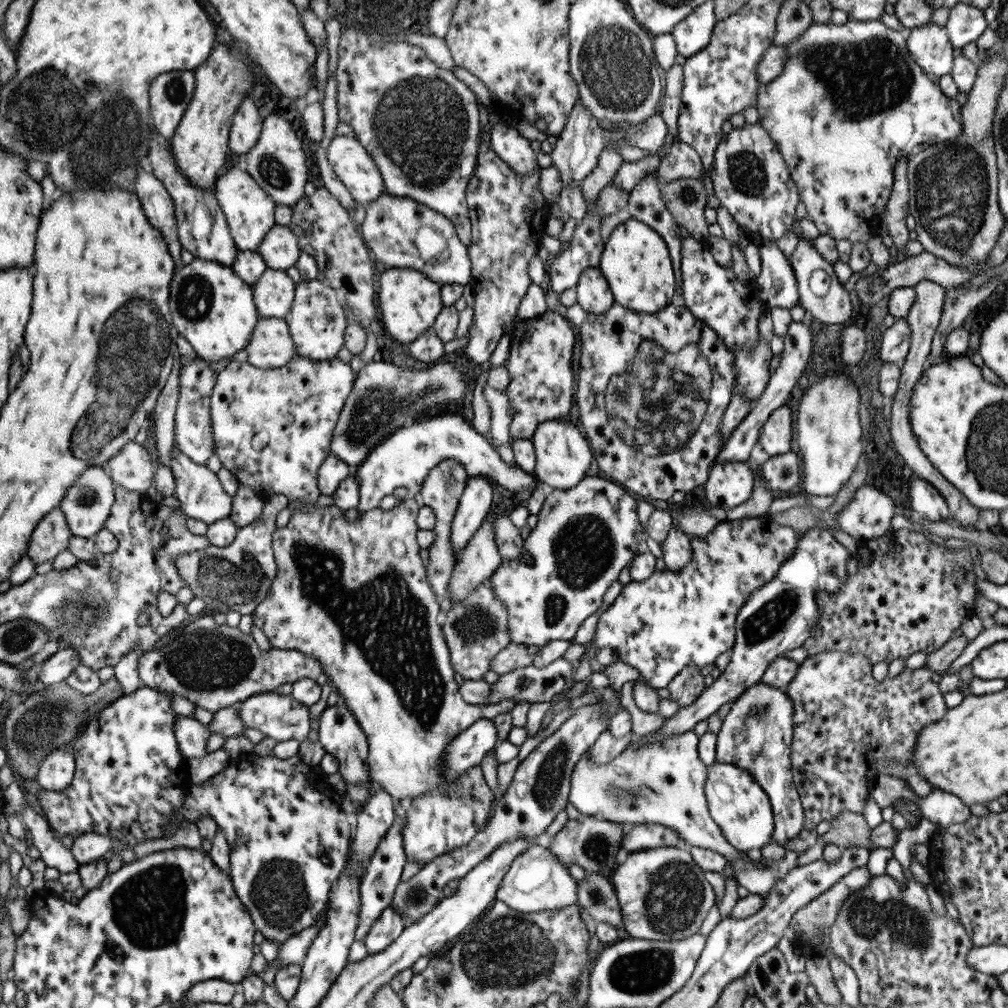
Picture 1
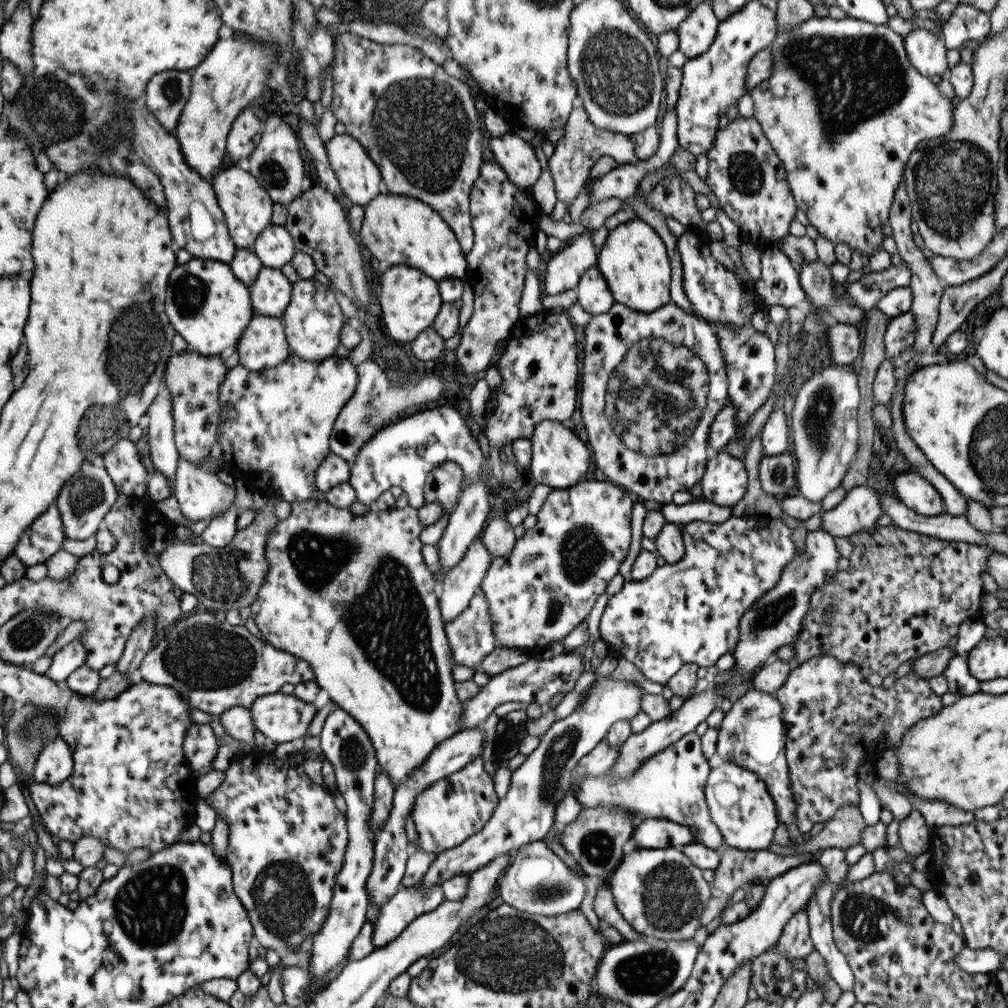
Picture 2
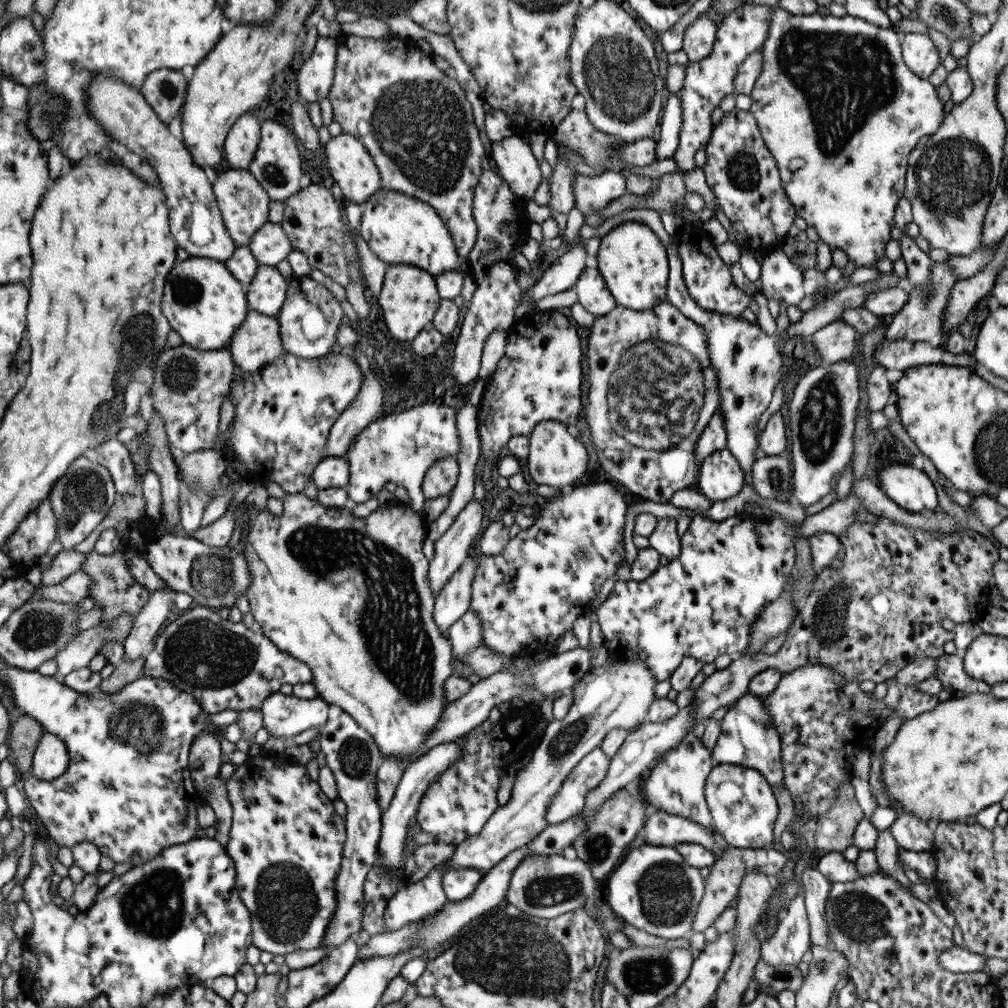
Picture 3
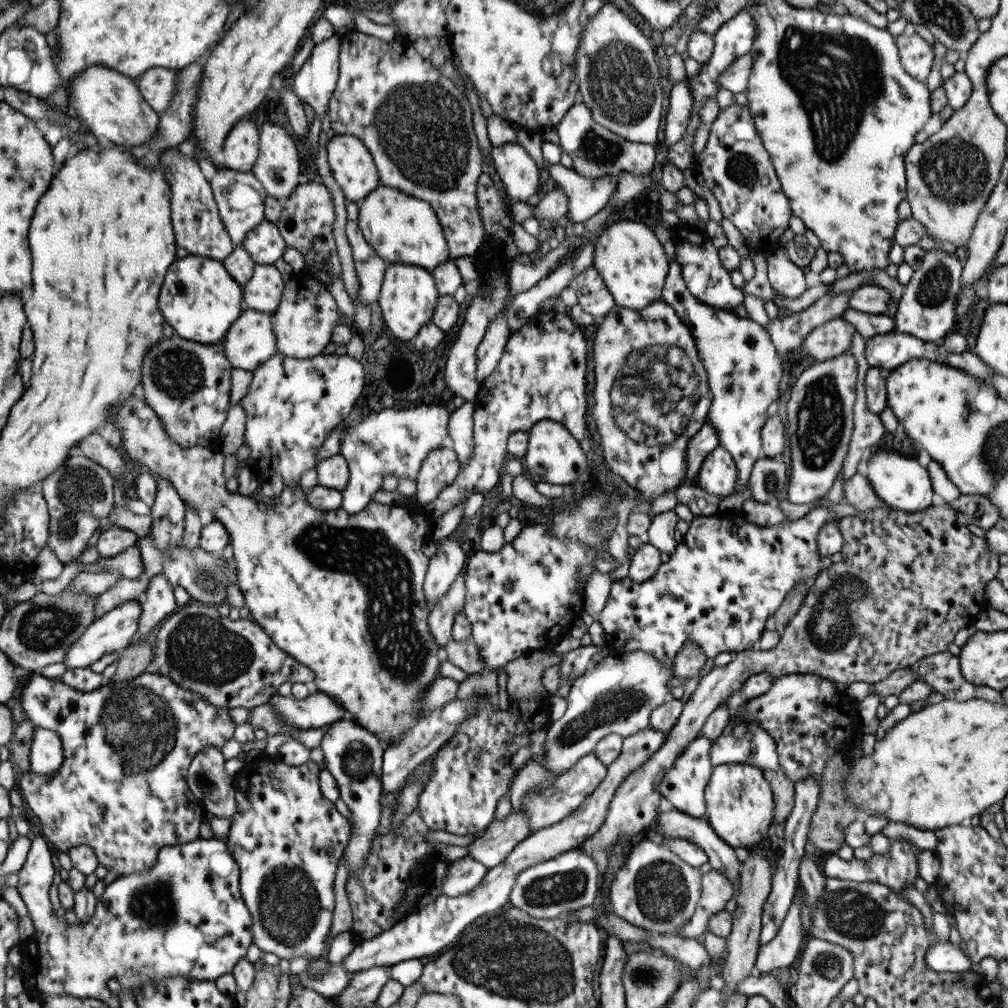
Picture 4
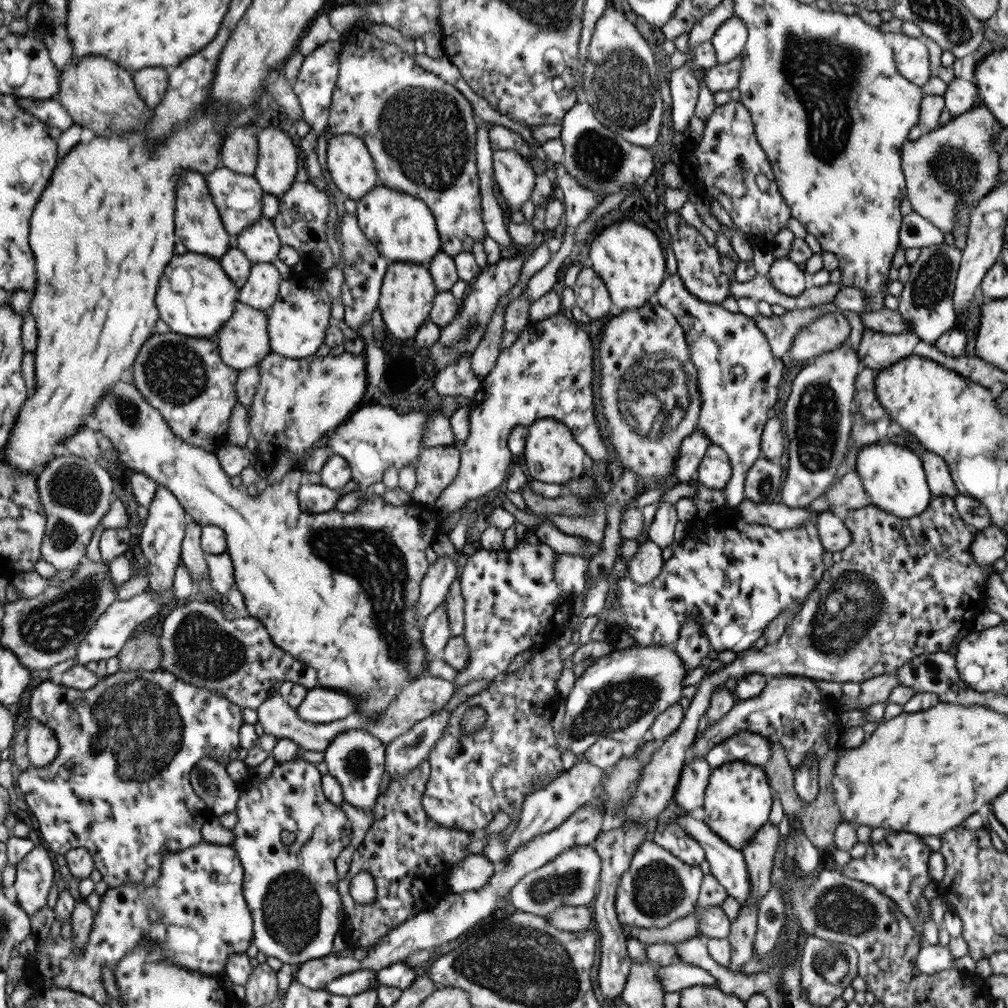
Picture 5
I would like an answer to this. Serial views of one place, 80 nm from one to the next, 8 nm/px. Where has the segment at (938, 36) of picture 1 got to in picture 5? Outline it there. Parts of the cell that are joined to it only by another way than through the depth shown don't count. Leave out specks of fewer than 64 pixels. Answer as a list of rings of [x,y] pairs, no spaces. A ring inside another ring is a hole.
[[[902,31],[885,33],[893,53],[897,72],[919,87],[933,74],[927,61],[927,49],[922,38],[904,35]]]

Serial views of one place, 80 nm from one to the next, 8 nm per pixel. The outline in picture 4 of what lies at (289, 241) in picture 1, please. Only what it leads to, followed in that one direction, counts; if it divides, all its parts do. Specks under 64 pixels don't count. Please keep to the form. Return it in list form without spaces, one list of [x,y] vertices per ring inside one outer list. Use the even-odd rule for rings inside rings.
[[[265,219],[245,233],[239,246],[244,248],[255,265],[273,265],[273,262],[282,258],[287,248],[276,223]]]

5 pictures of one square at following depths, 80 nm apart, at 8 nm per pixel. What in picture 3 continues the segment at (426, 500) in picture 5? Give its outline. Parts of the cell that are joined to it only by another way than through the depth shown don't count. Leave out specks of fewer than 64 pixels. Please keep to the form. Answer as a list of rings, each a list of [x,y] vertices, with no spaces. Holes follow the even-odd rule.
[[[454,456],[438,458],[425,470],[420,489],[426,499],[439,495],[449,495],[455,486],[458,475],[458,462]]]

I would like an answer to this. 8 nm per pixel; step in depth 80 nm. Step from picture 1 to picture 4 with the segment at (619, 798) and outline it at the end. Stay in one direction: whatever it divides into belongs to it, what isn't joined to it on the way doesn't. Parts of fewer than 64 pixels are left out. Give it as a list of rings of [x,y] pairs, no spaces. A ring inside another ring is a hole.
[[[702,736],[691,741],[678,758],[675,759],[672,768],[665,773],[664,778],[658,784],[661,796],[671,802],[675,811],[705,820],[704,788],[713,767],[709,762],[708,755],[710,745],[709,740]]]

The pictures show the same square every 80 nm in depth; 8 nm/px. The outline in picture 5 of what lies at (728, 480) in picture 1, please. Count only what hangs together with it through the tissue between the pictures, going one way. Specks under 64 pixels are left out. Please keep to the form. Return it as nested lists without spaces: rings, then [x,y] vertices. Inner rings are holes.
[[[709,445],[697,465],[696,483],[710,489],[721,489],[730,479],[731,465],[726,452],[715,445]]]

